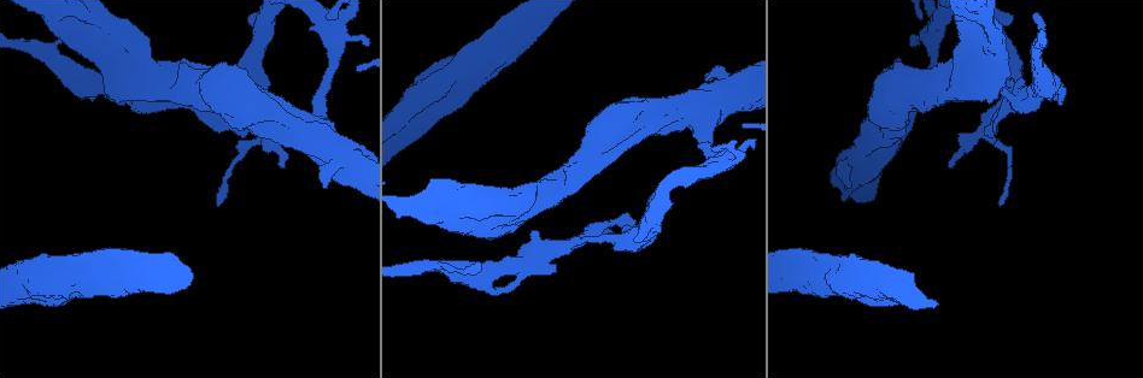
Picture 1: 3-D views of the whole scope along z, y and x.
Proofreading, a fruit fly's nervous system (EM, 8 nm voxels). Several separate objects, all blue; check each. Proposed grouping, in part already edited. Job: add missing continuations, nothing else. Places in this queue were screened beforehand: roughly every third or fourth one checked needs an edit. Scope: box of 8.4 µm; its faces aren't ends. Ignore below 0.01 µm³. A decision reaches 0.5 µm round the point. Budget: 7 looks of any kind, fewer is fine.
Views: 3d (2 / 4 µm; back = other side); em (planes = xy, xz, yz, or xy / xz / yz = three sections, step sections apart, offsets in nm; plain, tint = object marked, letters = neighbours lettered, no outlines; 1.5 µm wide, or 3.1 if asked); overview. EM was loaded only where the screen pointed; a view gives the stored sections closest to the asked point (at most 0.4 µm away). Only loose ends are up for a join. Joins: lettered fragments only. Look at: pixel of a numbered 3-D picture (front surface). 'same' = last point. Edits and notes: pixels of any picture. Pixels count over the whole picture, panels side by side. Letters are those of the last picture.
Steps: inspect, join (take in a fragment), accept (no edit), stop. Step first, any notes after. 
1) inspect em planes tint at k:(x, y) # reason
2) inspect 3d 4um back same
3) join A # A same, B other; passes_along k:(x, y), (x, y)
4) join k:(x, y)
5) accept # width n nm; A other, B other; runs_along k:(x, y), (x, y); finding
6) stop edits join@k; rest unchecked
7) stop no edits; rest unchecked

inspect 3d 2um at 1:(851, 184) # branch stops here

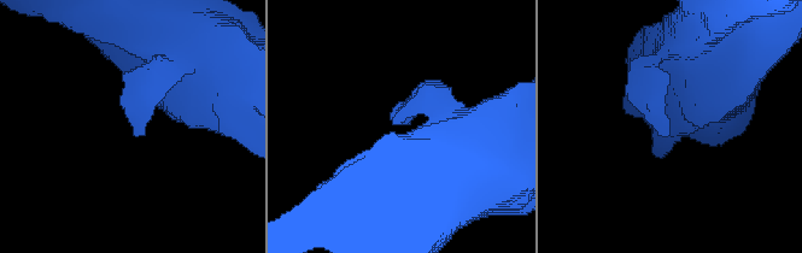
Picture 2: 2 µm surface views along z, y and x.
inspect em planes letters at 2:(663, 135) # shape alone is not enough

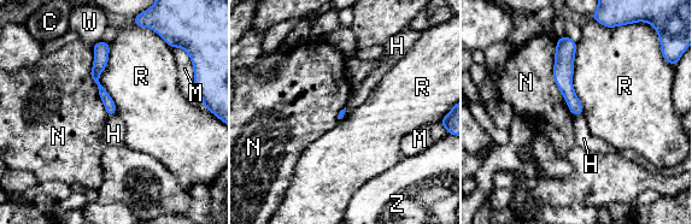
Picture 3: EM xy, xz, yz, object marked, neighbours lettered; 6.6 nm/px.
accept # C other, H other, M other, N other, R other, W other, Z other; none of them fits

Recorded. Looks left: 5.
inspect em planes letters at 1:(431, 117) # free end

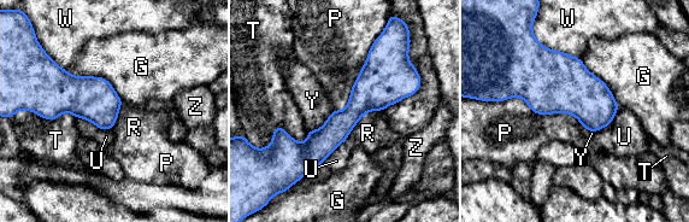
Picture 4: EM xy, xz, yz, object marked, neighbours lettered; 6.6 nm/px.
accept # G other, P other, R other, T other, U other, W other, Y other, Z other; border 4:(66, 70), (104, 77), (123, 103); no lettered fragment goes on from it

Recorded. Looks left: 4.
inspect em planes tint at 1:(119, 102) # free end

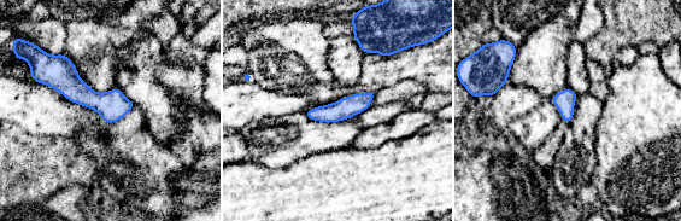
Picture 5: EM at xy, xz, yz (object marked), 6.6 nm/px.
inspect em planes letters same

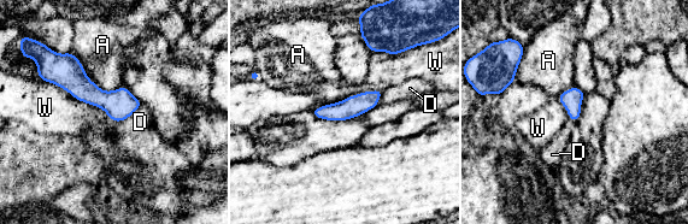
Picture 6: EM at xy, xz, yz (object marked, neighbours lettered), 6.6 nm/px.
accept # width 140 nm; A other, D other, W other; border 6:(41, 78), (99, 106), (110, 117); none of them fits

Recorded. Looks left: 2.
stop no edits; rest unchecked

